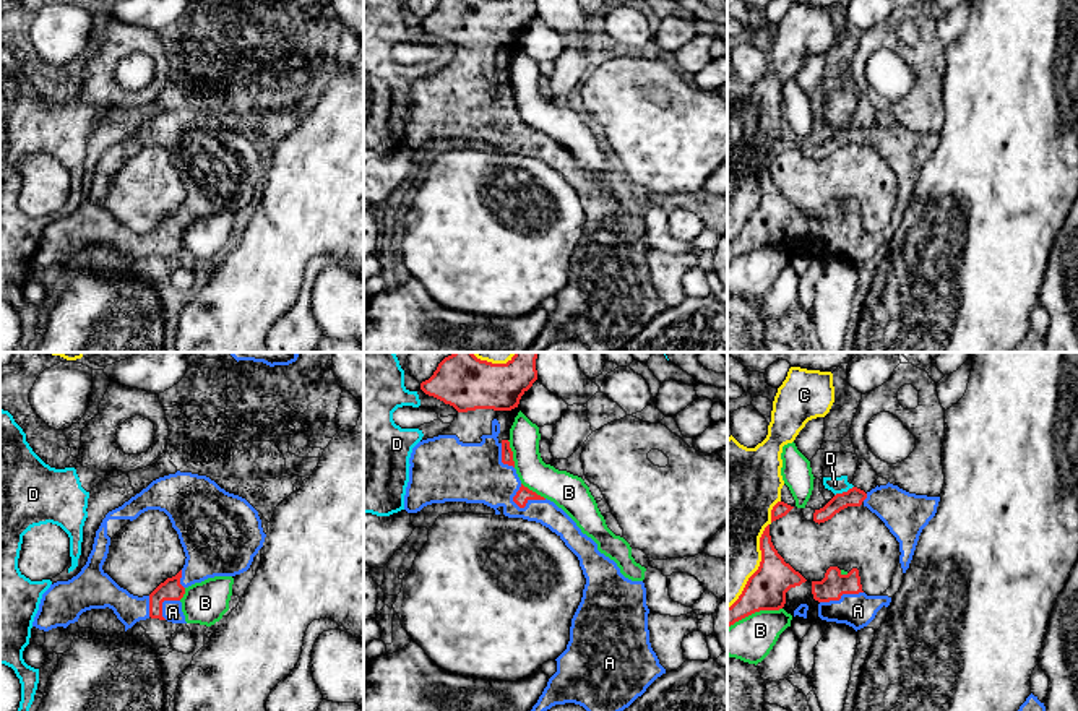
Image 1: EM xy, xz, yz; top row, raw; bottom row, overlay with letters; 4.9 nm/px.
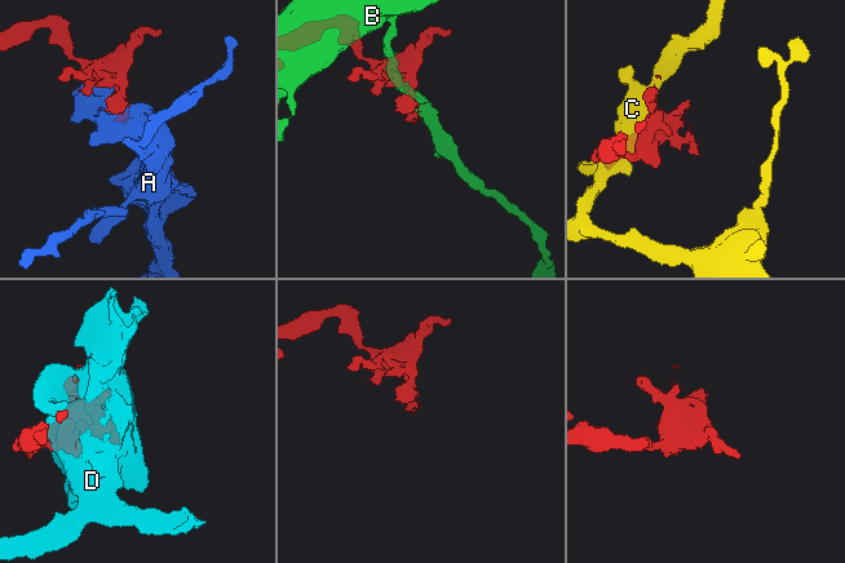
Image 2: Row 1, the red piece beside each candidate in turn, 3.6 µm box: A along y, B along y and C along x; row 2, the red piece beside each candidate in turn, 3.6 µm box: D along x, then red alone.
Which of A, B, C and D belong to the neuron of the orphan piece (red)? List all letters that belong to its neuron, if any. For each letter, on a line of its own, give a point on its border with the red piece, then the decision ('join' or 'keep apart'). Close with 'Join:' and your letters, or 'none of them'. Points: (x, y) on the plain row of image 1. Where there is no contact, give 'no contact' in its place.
A: xz (526, 138) | join
B: yz (754, 249) | keep apart
C: yz (762, 190) | keep apart
D: yz (843, 129) | keep apart
Join: A

